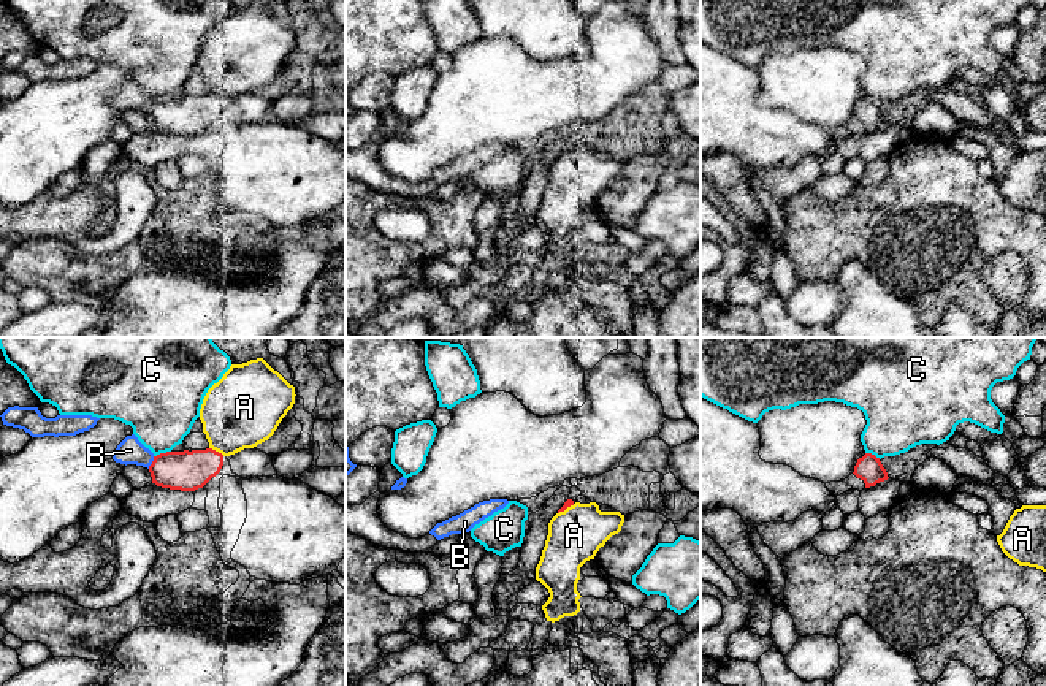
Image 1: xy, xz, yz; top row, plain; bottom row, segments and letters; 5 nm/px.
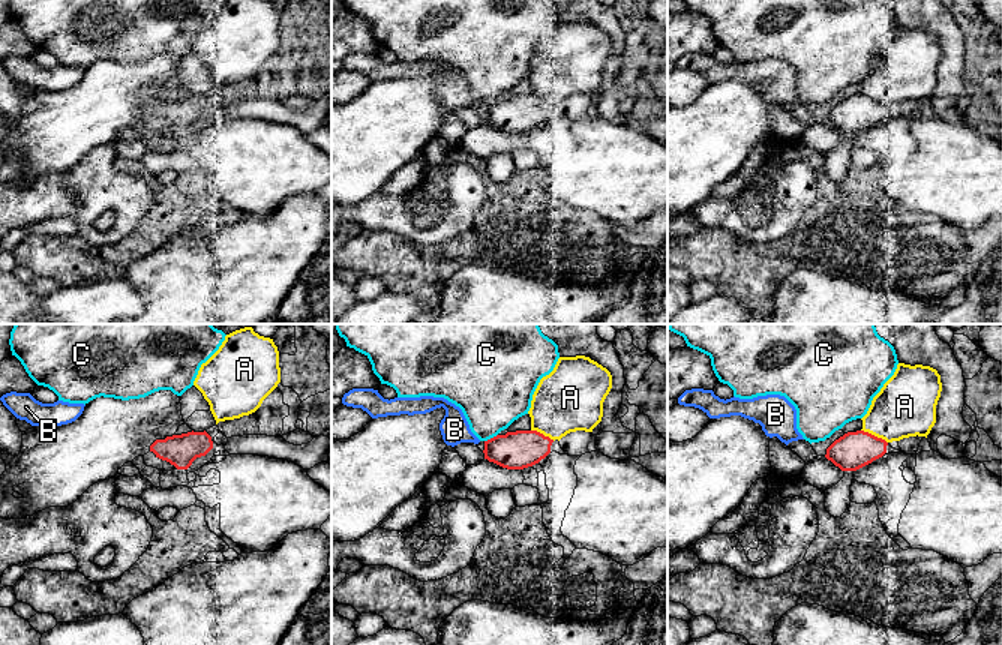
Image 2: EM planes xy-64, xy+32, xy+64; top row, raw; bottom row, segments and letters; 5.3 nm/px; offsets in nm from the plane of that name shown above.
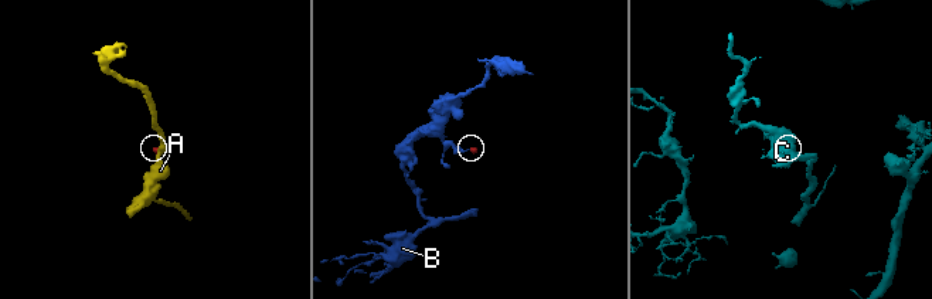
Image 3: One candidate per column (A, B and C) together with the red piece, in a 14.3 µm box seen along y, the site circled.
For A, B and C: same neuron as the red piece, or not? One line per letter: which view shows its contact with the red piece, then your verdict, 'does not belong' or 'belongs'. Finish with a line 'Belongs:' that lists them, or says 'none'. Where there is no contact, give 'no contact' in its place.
A: meets red in xy; does not belong
B: meets red in xy; belongs
C: meets red in xy; does not belong
Belongs: B

